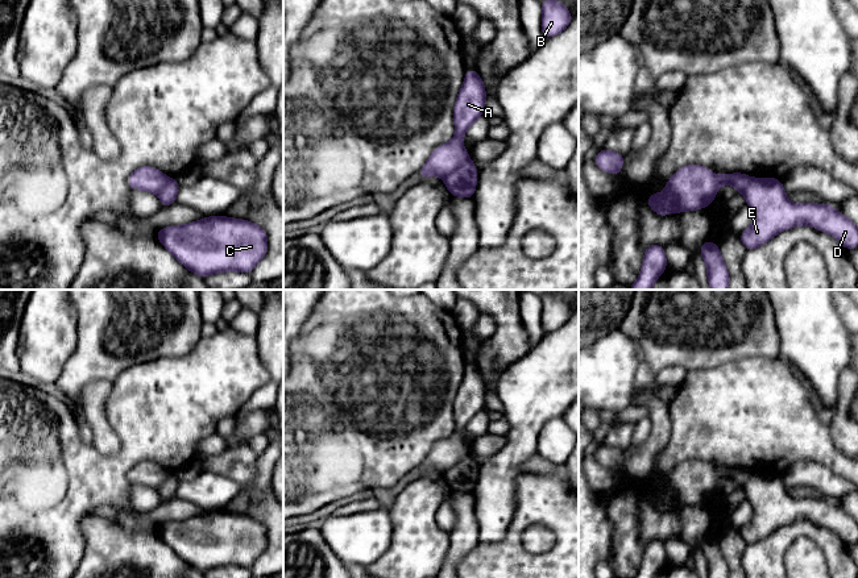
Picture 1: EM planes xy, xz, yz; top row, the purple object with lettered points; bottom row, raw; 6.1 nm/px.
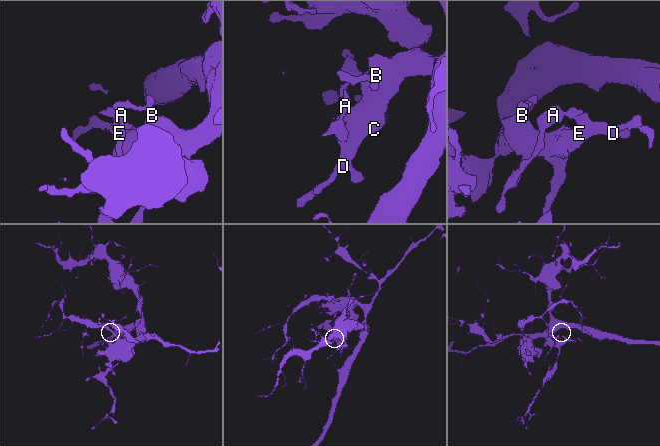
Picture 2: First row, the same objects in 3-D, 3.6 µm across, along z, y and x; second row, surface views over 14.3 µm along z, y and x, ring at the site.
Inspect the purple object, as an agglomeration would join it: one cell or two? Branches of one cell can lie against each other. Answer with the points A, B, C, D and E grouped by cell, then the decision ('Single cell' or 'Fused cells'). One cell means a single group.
Groups: A B C D E. Single cell

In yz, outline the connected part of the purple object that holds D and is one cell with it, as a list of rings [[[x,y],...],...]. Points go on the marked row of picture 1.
[[[700,165],[683,166],[668,179],[662,194],[648,196],[647,205],[662,217],[670,212],[708,208],[722,184],[735,187],[754,213],[751,225],[739,234],[746,250],[759,248],[778,233],[796,225],[811,225],[826,232],[847,250],[858,246],[858,229],[850,219],[829,203],[792,204],[776,178],[749,178],[742,172],[714,175]]]

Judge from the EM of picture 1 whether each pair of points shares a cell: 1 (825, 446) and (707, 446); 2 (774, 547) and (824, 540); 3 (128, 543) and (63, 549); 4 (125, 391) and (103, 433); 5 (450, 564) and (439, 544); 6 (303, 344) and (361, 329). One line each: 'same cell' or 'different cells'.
1: same cell
2: same cell
3: different cells
4: different cells
5: different cells
6: same cell

